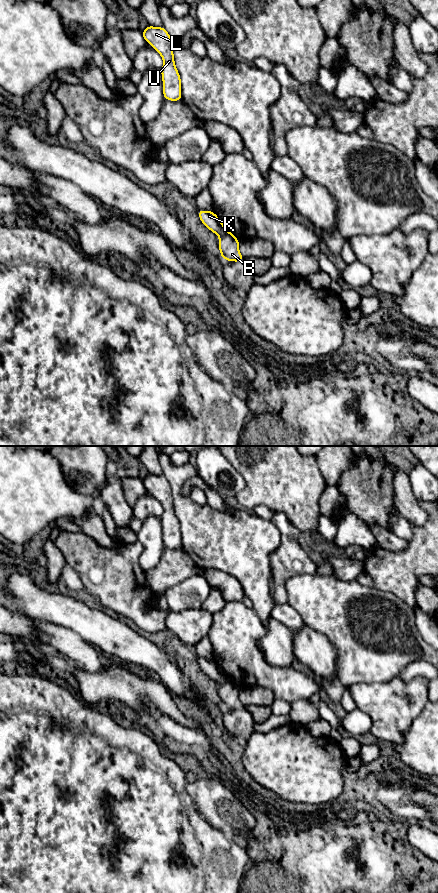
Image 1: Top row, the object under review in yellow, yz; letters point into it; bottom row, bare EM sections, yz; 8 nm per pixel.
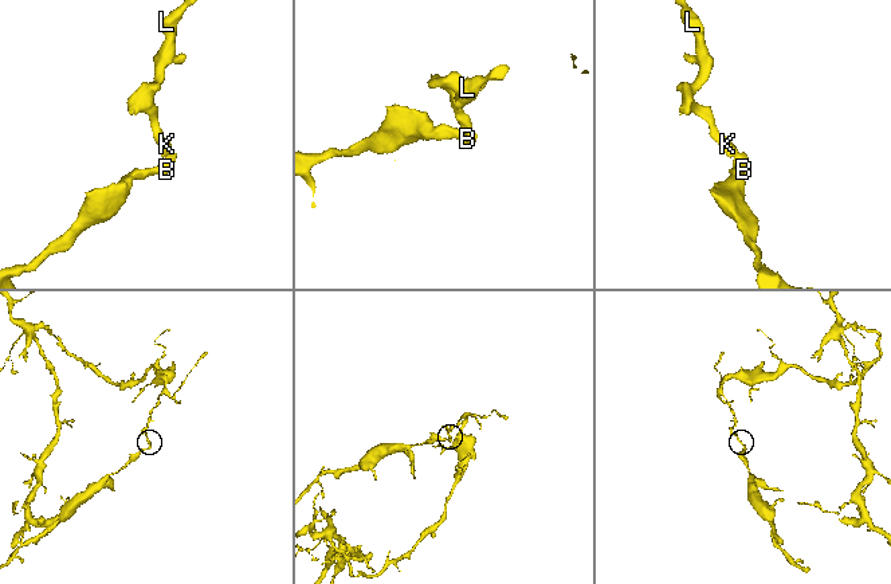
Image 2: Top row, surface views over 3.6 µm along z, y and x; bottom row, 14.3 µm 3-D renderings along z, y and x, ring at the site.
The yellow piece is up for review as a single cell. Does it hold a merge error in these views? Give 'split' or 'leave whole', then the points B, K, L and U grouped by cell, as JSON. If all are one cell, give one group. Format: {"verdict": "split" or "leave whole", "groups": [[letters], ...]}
{"verdict": "split", "groups": [["B"], ["K", "L", "U"]]}

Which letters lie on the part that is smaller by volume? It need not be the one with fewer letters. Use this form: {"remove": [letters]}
{"remove": ["B"]}

